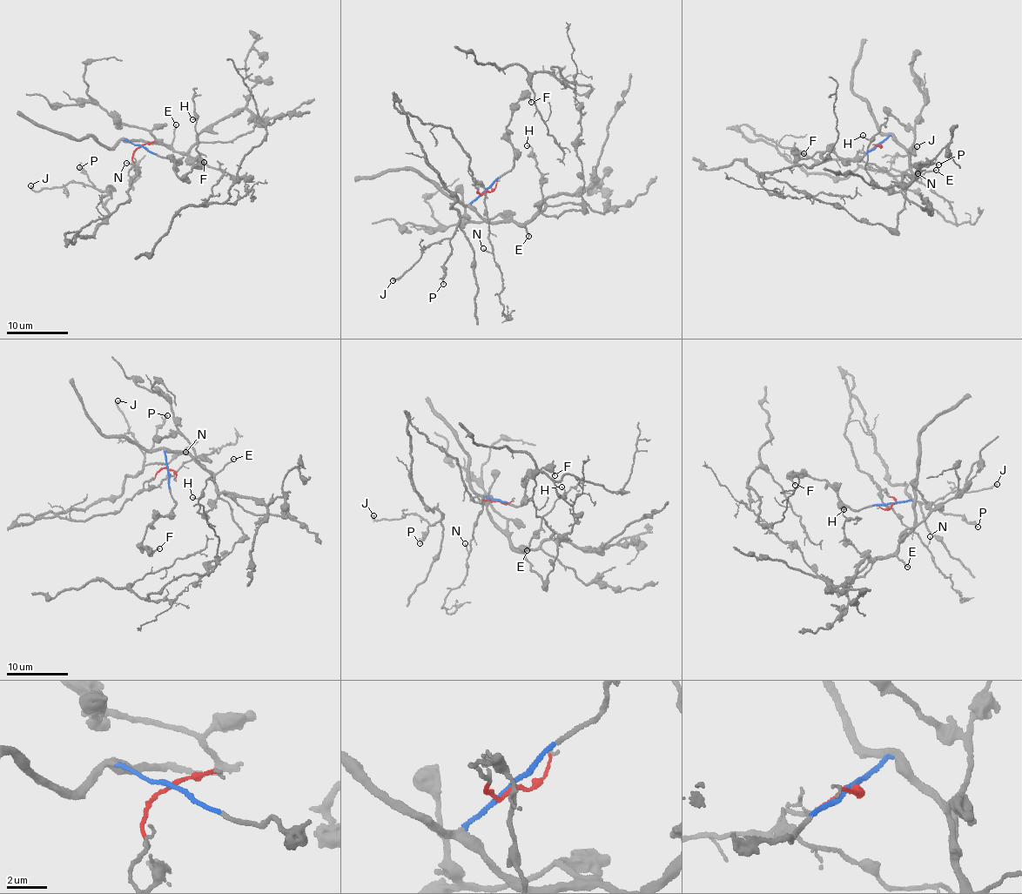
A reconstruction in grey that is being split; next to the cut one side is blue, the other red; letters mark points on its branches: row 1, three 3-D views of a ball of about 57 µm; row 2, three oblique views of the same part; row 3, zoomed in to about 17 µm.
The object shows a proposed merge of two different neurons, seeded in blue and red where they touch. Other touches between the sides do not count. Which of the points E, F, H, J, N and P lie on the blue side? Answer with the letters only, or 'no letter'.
E, F, H

